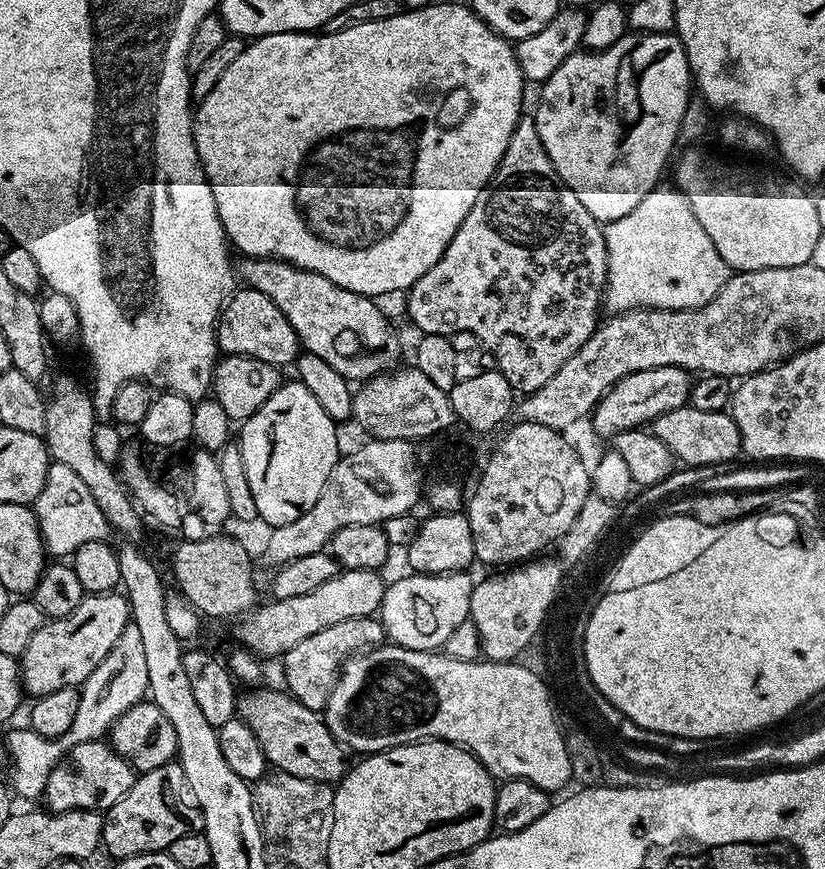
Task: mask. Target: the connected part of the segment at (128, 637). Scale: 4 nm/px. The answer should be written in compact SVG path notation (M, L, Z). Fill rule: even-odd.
M129 626L126 630L122 630L118 642L114 642L110 654L102 658L94 674L90 674L90 678L84 681L80 688L78 715L74 718L70 730L66 730L66 734L62 734L59 740L47 740L42 738L42 734L33 732L31 728L21 726L6 737L10 773L12 772L10 787L13 793L17 797L25 796L28 800L39 801L44 795L46 778L50 770L59 762L66 749L78 742L101 739L122 713L145 699L147 690L146 657L142 650L142 637L136 628Z

